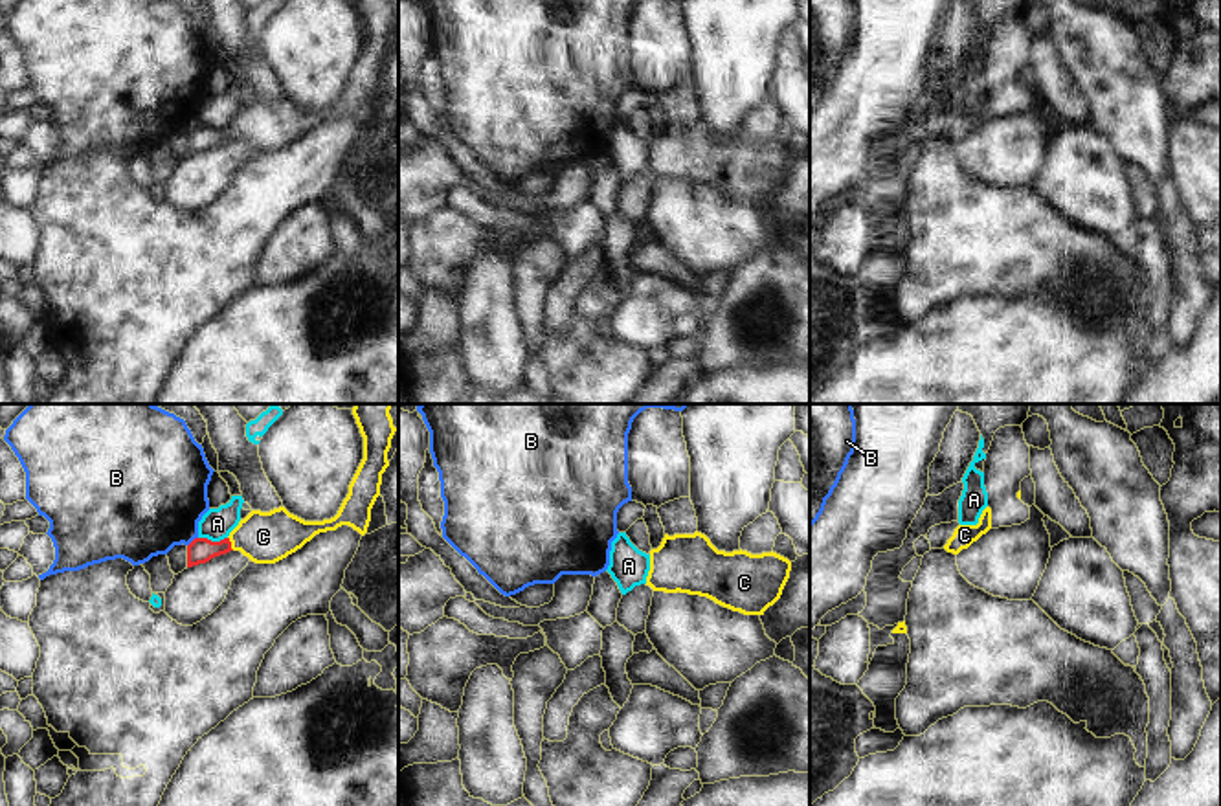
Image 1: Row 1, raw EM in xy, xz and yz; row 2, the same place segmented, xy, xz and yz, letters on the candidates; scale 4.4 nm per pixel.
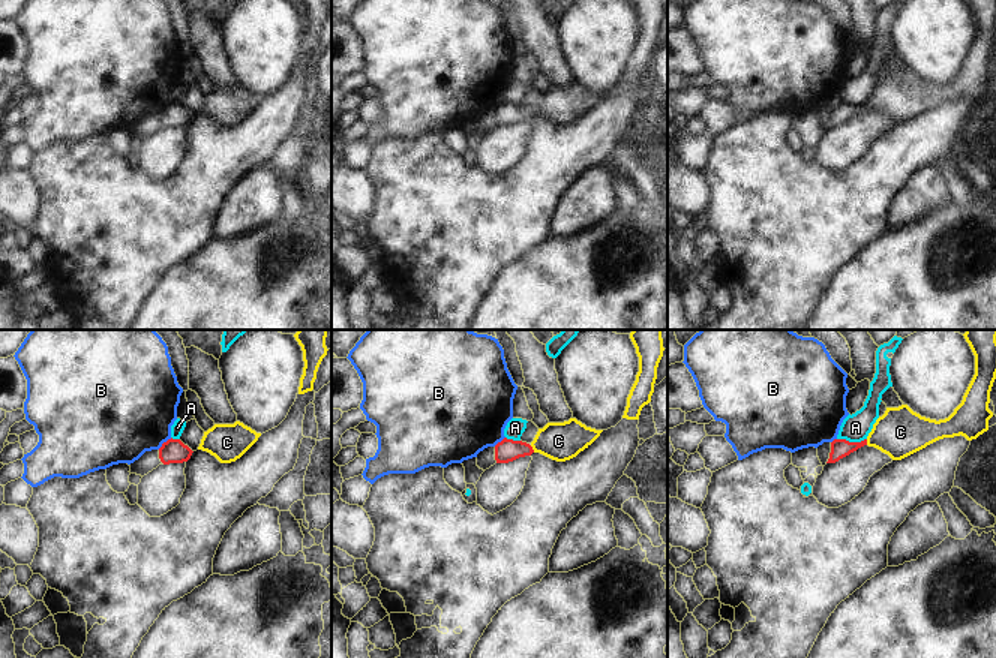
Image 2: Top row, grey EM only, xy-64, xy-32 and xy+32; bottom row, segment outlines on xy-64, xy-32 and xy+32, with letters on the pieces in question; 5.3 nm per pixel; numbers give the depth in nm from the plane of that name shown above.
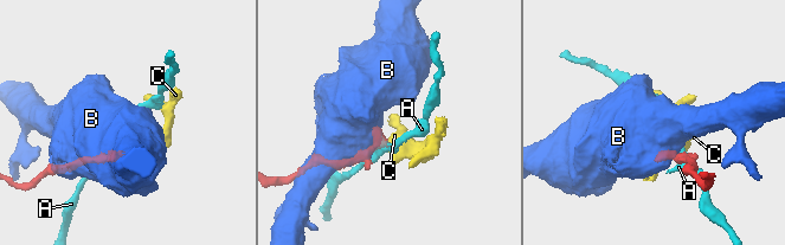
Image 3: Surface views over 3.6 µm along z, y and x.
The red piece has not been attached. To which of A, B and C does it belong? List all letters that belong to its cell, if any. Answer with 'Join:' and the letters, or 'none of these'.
Join: C.

